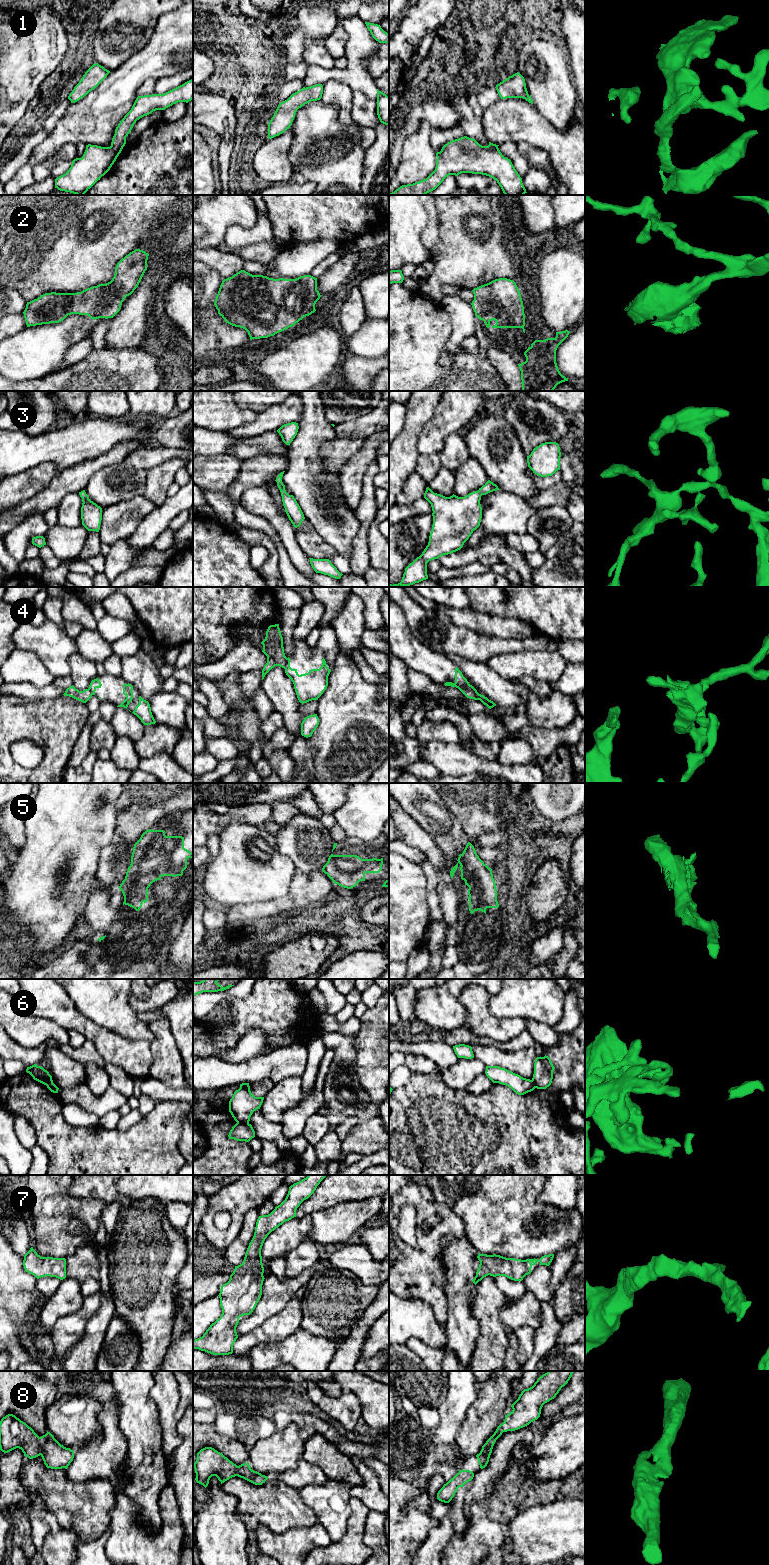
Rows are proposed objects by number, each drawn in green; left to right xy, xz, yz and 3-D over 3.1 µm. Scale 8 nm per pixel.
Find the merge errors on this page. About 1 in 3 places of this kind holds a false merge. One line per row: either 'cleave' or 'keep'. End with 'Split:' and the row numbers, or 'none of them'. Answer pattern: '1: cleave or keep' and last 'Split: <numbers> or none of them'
1: keep
2: keep
3: keep
4: cleave
5: keep
6: cleave
7: keep
8: keep
Split: 4, 6

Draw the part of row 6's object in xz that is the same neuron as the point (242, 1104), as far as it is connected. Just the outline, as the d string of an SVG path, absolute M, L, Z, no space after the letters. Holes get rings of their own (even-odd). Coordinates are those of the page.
M249 1083L240 1084L229 1101L229 1112L236 1122L249 1124L250 1117L254 1111L260 1109L264 1097L255 1097Z

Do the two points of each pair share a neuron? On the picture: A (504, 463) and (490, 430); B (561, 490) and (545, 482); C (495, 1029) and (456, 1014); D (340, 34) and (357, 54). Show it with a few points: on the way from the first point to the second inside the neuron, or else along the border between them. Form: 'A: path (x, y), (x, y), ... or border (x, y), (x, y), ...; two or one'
A: path (501, 455), (493, 445), (492, 438); one
B: border (562, 481), (539, 492); two
C: border (460, 995), (459, 1002), (466, 1014), (464, 1025); two
D: border (339, 24), (347, 35), (345, 53); two

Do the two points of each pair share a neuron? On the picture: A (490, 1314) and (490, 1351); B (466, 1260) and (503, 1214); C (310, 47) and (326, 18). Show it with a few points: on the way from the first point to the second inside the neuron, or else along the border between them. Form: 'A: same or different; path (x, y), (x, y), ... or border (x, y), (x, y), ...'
A: same; path (490, 1323), (490, 1342)
B: different; border (465, 1237), (478, 1253)
C: different; border (324, 38), (307, 39), (304, 44), (302, 59)

